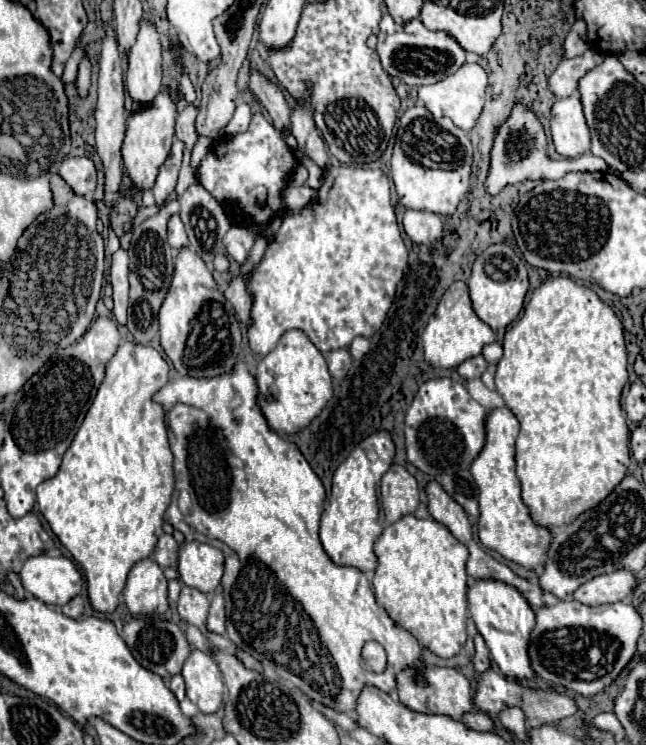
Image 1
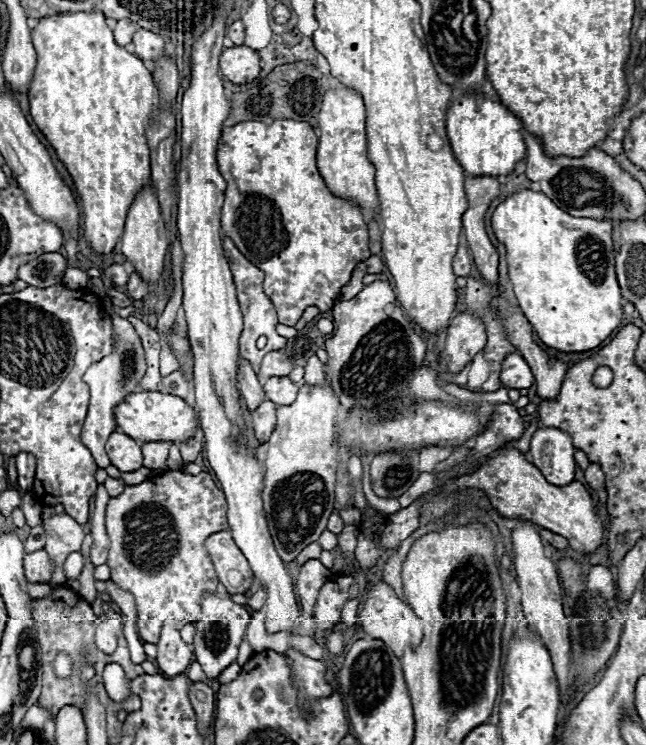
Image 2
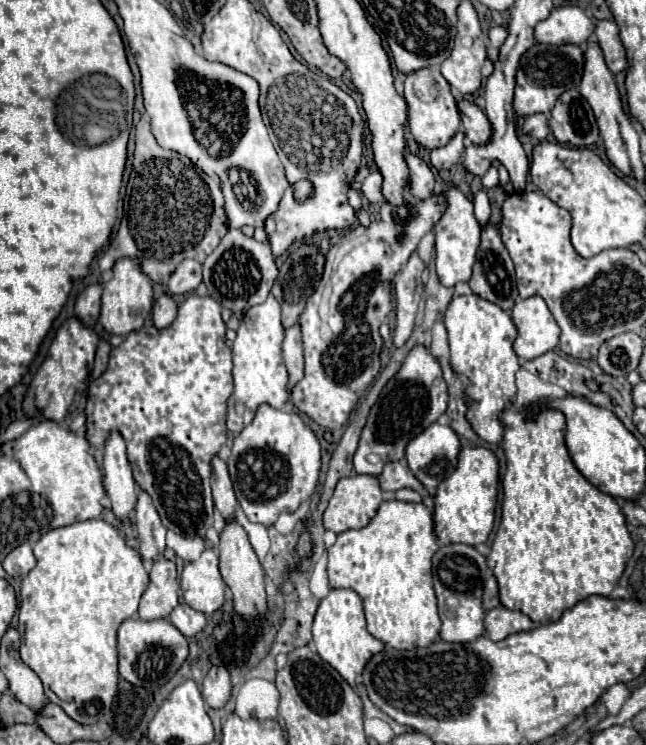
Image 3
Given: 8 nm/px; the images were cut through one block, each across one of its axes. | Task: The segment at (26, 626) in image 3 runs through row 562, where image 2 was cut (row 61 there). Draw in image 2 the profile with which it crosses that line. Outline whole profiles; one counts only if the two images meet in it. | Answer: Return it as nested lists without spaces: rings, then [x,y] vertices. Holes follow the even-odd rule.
[[[98,10],[44,16],[32,30],[32,42],[38,62],[28,90],[30,116],[74,180],[75,194],[82,209],[83,236],[96,254],[108,254],[122,236],[124,218],[134,196],[150,182],[144,130],[152,114],[158,112],[158,90],[144,62],[114,42],[112,30]]]

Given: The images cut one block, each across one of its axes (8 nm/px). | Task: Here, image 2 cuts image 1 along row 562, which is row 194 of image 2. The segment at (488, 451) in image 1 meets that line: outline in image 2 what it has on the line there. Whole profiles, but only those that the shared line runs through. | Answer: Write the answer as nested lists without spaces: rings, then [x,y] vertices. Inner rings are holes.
[[[520,190],[508,196],[494,214],[492,228],[496,238],[506,246],[508,276],[514,284],[520,310],[528,318],[538,338],[558,352],[586,352],[598,348],[616,328],[622,326],[622,292],[614,272],[612,224],[594,218],[576,218],[560,210],[546,194]]]

